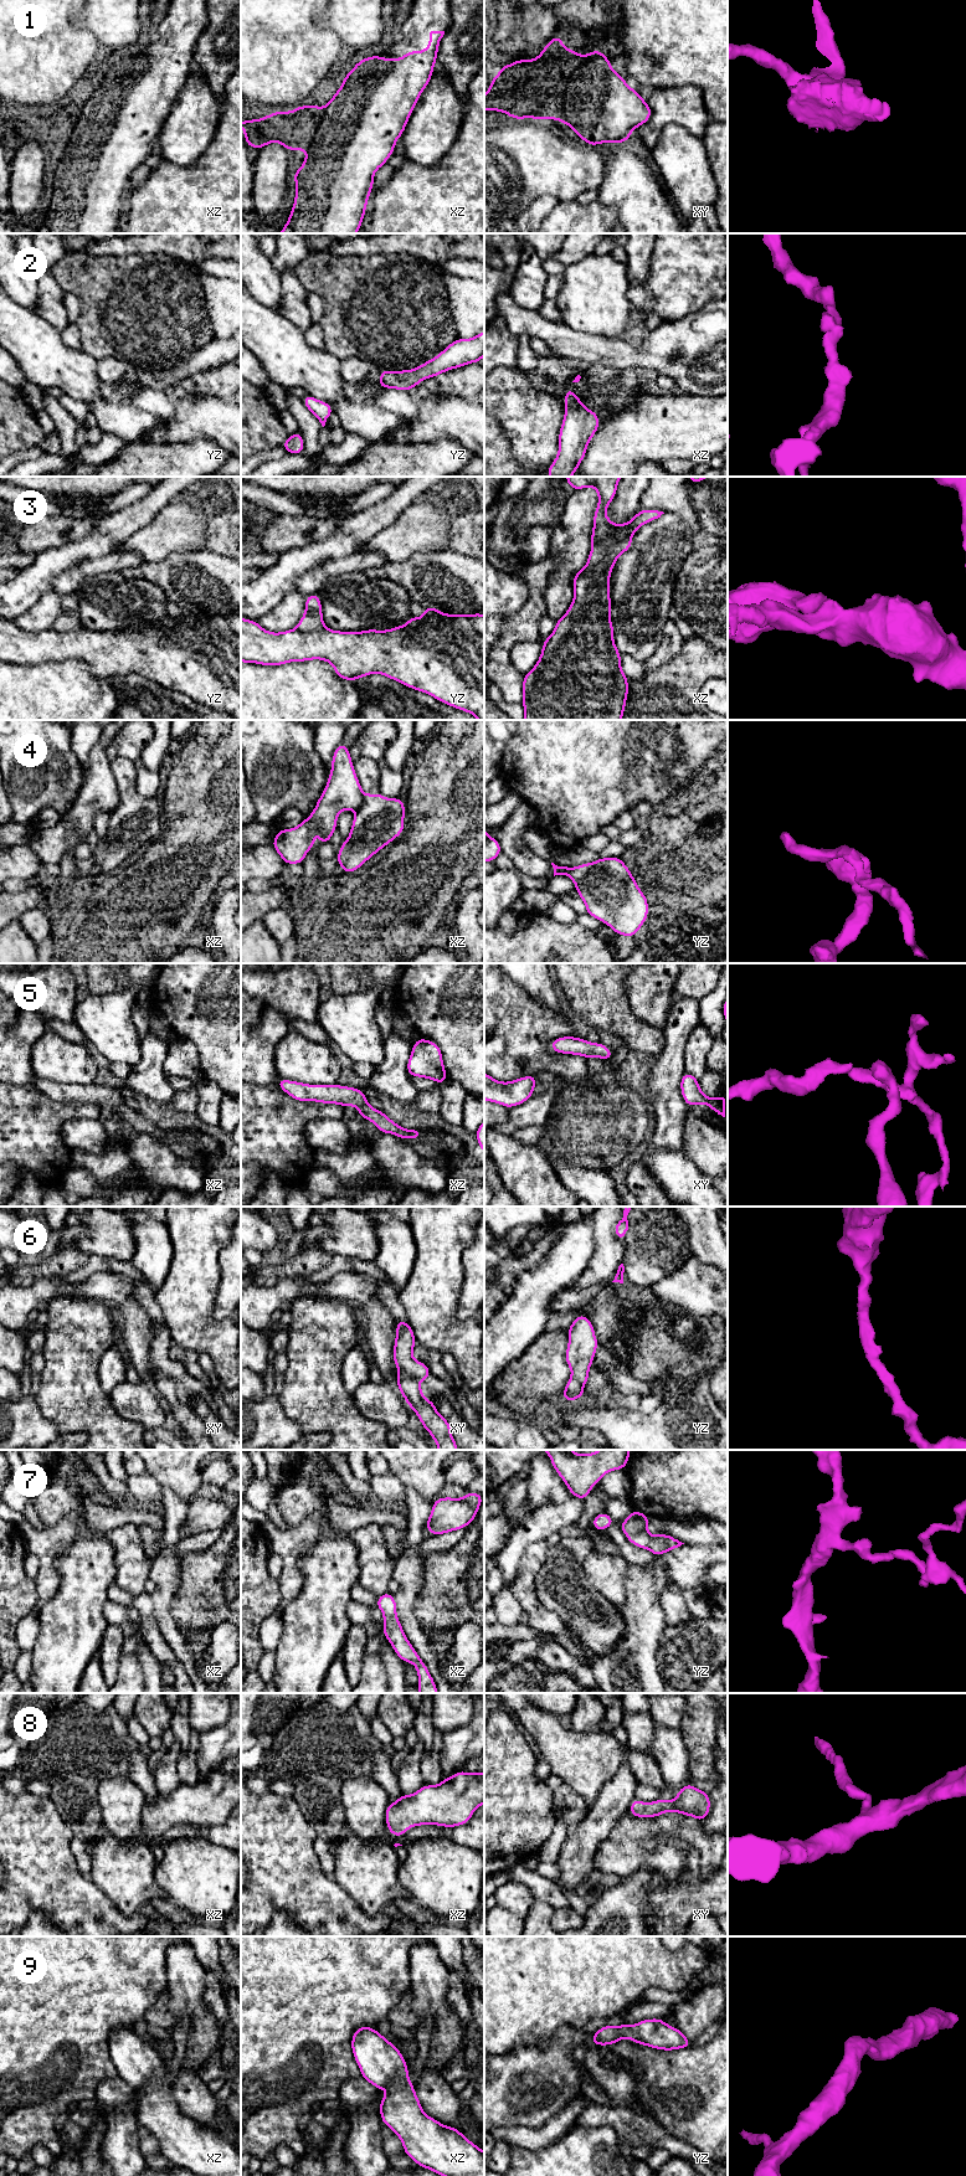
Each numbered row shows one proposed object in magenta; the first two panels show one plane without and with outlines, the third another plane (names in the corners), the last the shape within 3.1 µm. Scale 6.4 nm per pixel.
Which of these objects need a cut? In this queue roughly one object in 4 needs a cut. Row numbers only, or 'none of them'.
3, 4, 7

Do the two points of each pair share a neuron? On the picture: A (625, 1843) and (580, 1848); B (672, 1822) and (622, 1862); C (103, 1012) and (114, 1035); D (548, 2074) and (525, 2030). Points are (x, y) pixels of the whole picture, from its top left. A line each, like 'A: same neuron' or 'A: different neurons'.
A: different neurons
B: same neuron
C: same neuron
D: different neurons

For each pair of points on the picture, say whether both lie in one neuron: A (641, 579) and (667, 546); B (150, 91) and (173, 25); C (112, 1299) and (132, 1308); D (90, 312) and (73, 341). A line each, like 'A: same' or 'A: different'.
A: same
B: same
C: different
D: different

